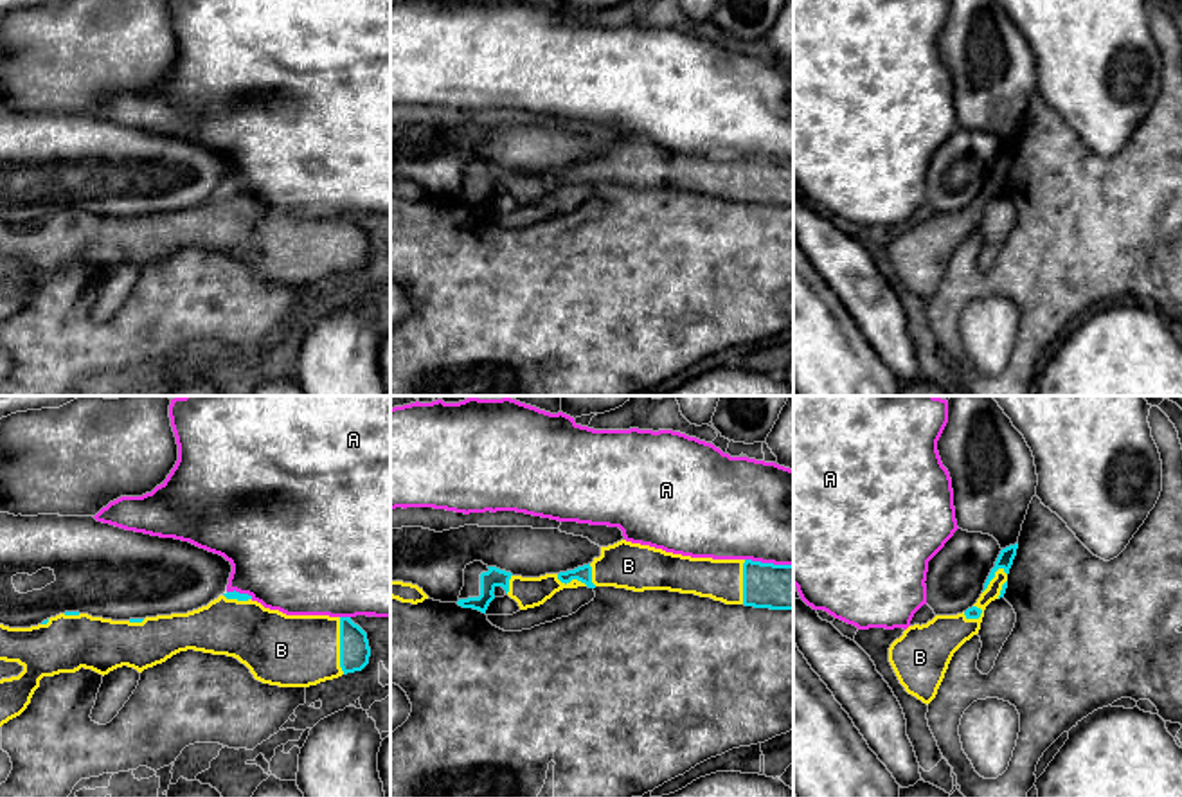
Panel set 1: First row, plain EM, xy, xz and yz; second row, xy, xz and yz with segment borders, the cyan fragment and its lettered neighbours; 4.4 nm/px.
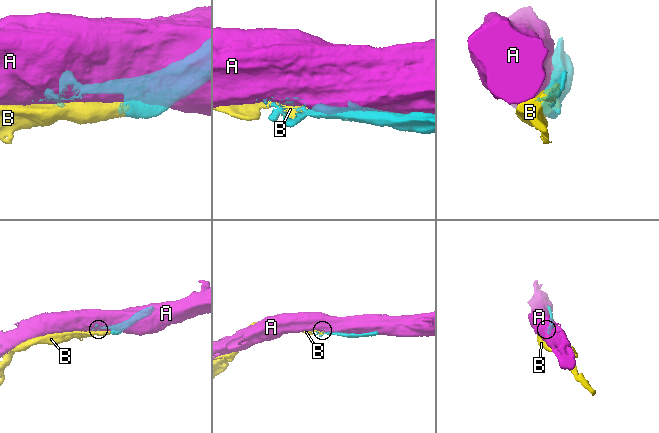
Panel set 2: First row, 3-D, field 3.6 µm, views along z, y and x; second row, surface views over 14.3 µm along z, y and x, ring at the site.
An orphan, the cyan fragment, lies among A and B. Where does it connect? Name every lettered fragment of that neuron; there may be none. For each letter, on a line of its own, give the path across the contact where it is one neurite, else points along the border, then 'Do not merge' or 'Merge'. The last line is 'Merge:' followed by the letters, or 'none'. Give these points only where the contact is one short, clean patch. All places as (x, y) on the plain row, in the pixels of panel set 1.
A: Do not merge
B: Merge
Merge: B

